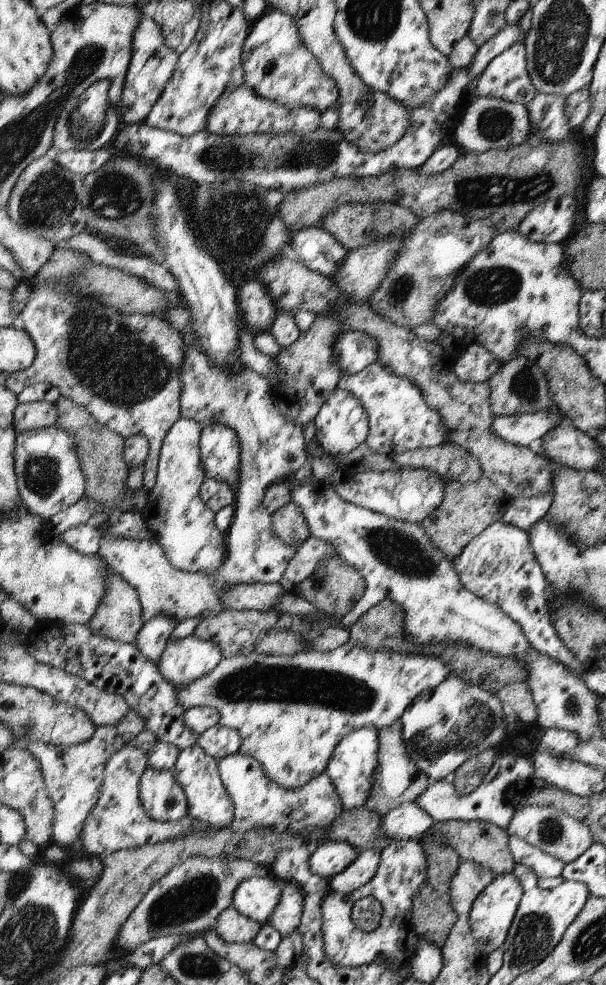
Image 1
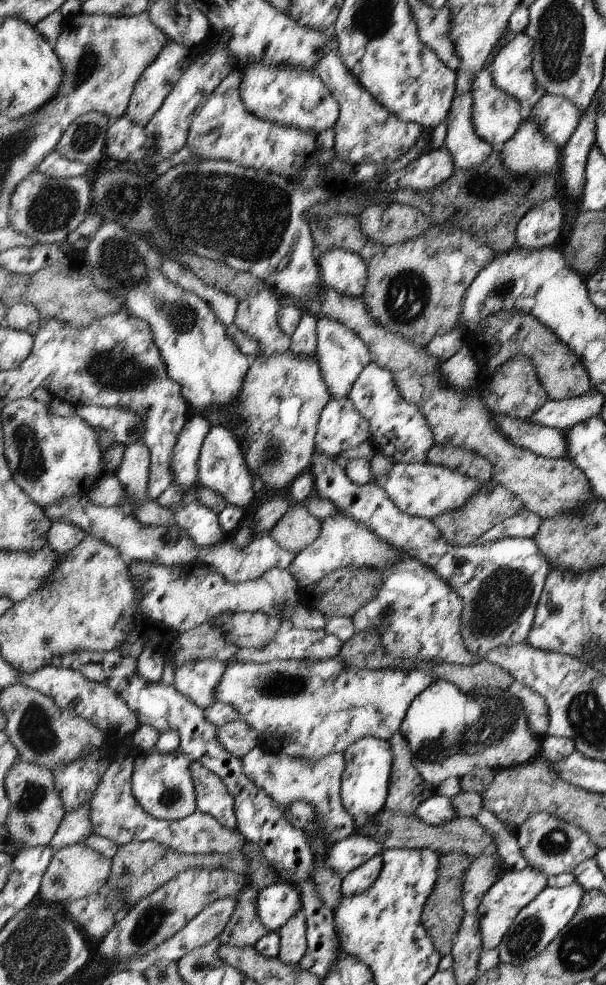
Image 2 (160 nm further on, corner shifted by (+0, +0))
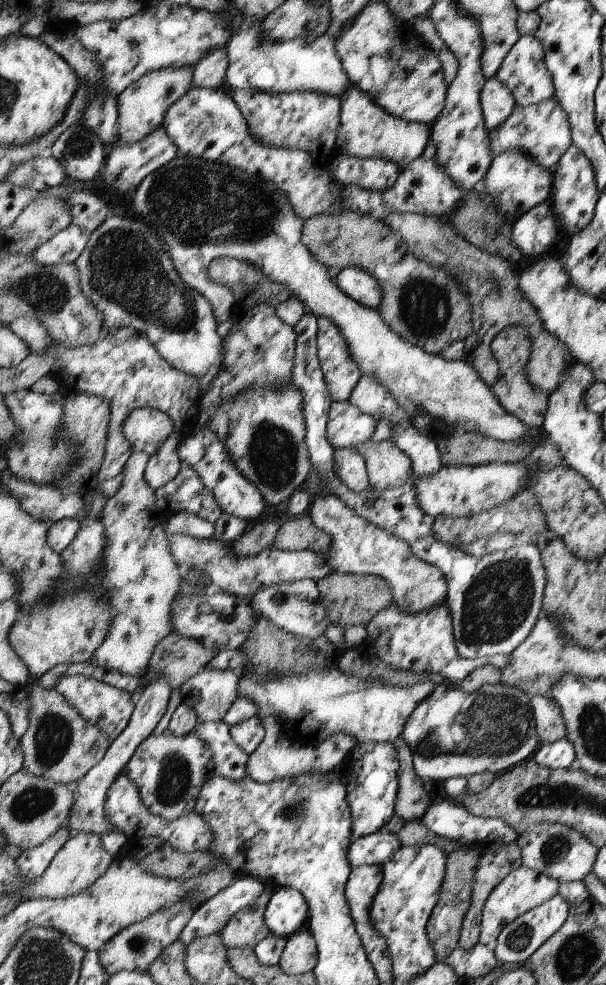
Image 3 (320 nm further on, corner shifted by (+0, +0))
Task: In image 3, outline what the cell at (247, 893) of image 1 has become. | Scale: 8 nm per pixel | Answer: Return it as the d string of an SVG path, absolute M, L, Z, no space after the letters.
M276 886L266 910L266 921L272 934L286 939L306 928L308 920L310 907L304 895L295 887Z

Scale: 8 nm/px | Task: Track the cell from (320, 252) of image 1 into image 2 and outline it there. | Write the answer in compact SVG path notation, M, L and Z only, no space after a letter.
M334 249L320 253L316 250L317 261L320 267L320 278L324 288L334 289L341 295L349 297L362 297L367 286L367 263L358 253L352 253L342 249Z

